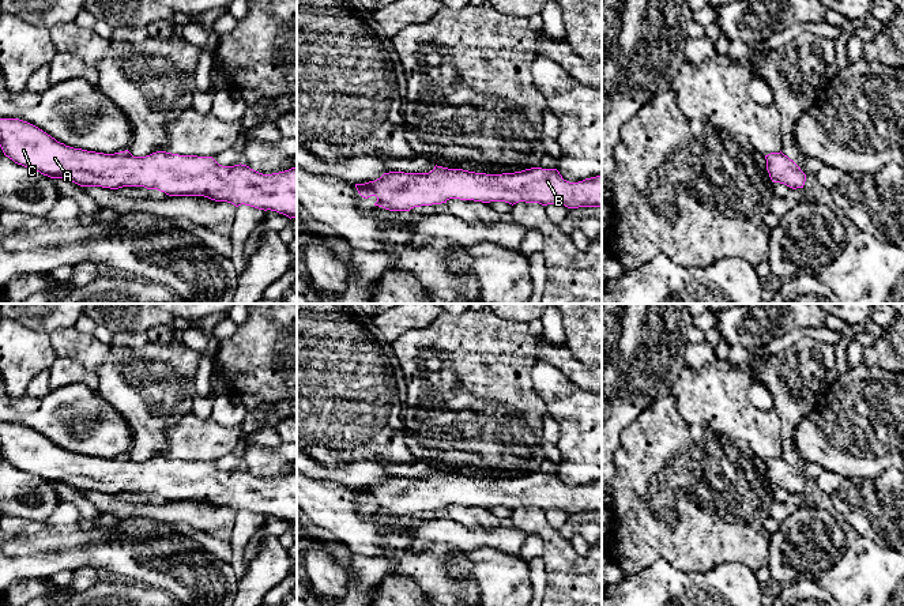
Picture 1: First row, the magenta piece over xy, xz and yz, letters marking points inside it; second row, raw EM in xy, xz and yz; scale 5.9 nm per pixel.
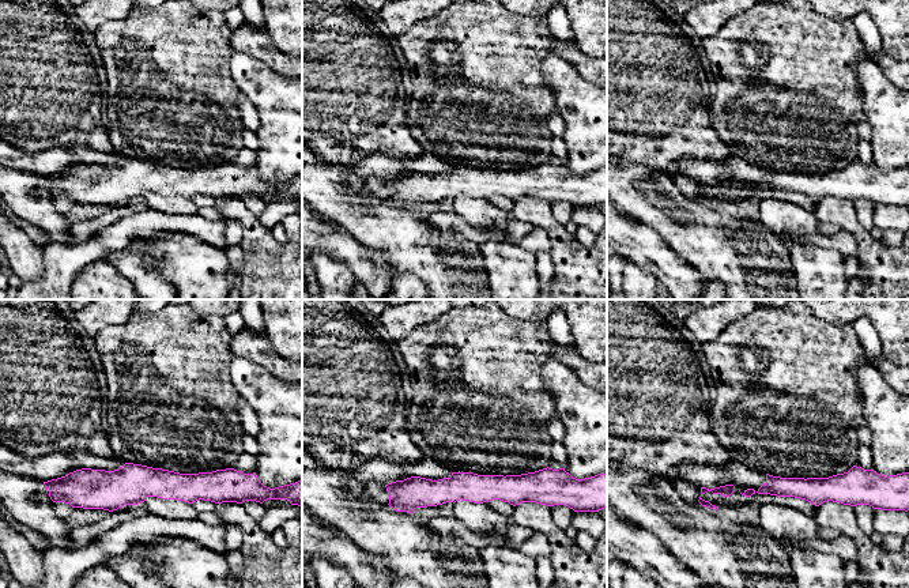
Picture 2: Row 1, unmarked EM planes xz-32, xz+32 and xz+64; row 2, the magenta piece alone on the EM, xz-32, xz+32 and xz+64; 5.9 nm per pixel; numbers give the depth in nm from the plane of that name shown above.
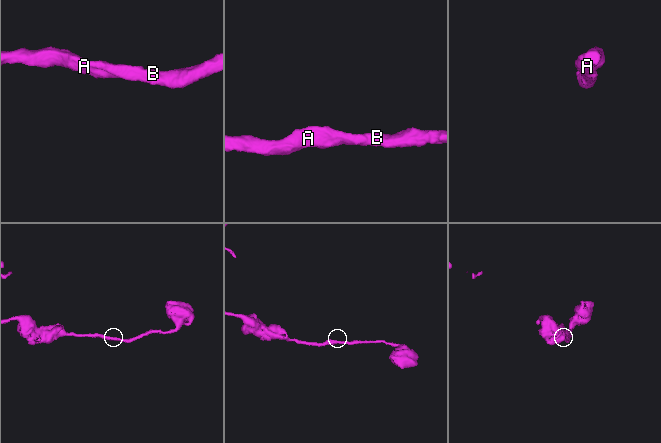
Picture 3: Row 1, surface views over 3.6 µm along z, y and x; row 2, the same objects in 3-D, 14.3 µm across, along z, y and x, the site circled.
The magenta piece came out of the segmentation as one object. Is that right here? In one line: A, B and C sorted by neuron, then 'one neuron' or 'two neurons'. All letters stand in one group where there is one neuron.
A B C; one neuron

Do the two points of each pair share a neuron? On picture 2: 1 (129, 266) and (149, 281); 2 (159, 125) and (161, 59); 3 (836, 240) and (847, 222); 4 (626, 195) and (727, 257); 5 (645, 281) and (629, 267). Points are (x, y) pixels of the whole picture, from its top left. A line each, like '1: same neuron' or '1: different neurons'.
1: same neuron
2: same neuron
3: different neurons
4: same neuron
5: same neuron

